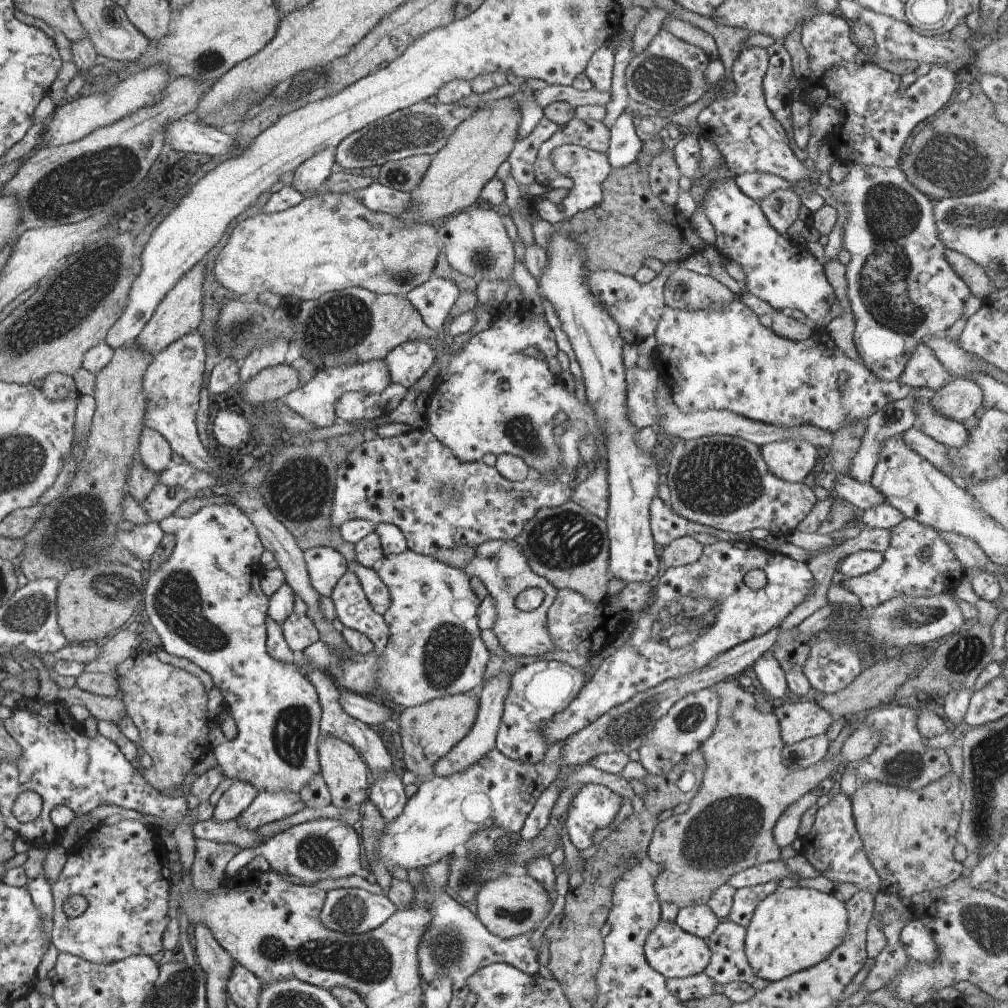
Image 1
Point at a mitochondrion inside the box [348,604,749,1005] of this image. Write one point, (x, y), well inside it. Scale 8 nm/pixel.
(446, 654)

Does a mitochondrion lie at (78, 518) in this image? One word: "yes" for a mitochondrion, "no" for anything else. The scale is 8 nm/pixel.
yes

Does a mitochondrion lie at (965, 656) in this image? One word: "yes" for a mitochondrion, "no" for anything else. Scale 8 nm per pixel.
yes

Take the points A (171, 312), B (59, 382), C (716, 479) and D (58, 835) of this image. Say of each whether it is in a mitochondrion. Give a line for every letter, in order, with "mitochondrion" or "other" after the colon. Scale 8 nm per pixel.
A: other
B: other
C: mitochondrion
D: other

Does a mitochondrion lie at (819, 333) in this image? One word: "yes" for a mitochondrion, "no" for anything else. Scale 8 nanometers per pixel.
no

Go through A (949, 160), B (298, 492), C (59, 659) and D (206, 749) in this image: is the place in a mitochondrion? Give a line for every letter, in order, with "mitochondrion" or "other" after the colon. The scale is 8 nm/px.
A: mitochondrion
B: mitochondrion
C: other
D: other

